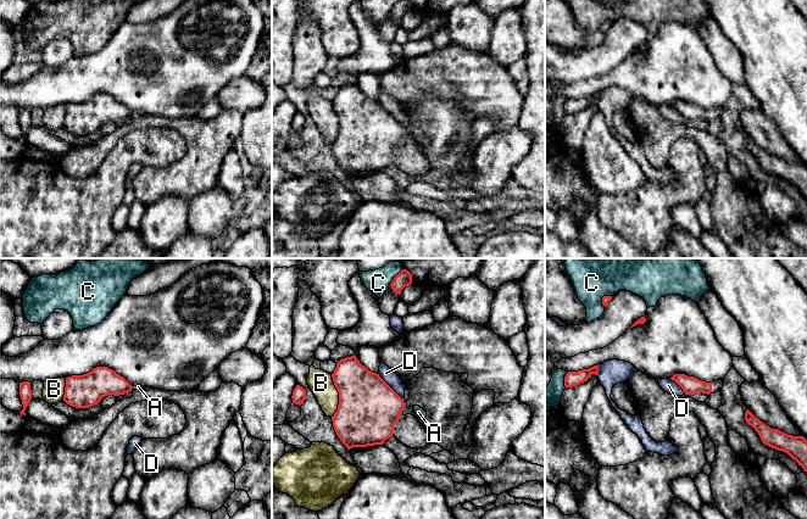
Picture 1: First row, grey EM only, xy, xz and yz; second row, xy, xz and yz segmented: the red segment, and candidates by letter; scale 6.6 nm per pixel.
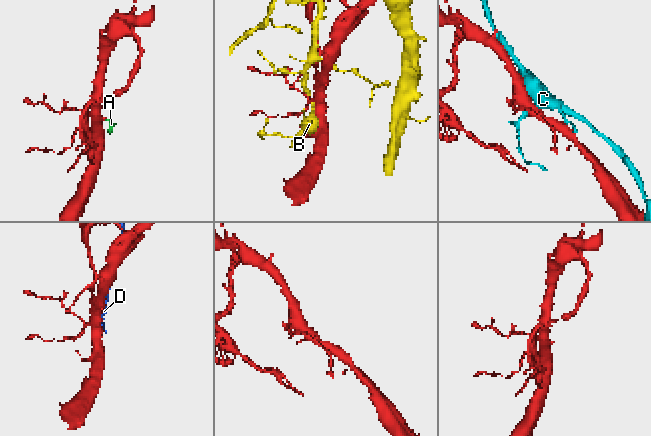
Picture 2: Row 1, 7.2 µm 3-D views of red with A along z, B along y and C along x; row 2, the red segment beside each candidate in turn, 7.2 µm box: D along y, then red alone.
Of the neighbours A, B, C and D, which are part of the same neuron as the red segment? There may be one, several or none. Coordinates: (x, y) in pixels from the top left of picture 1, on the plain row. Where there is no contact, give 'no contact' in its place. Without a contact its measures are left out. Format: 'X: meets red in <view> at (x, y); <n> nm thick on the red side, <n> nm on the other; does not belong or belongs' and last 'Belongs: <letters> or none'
A: meets red in xy at (132, 115); 190 nm thick on the red side, 30 nm on the other; does not belong
B: meets red in xz at (339, 123); 400 nm thick on the red side, 160 nm on the other; does not belong
C: meets red in yz at (565, 107); 100 nm thick on the red side, 130 nm on the other; does not belong
D: meets red in xz at (389, 113); 400 nm thick on the red side, 90 nm on the other; does not belong
Belongs: none

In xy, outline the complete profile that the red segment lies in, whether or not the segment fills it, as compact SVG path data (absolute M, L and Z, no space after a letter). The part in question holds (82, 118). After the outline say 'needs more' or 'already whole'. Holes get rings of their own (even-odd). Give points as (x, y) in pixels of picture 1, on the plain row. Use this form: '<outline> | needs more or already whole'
M96 94L83 102L66 105L63 128L76 135L89 135L107 122L130 119L133 113L107 94Z | already whole

